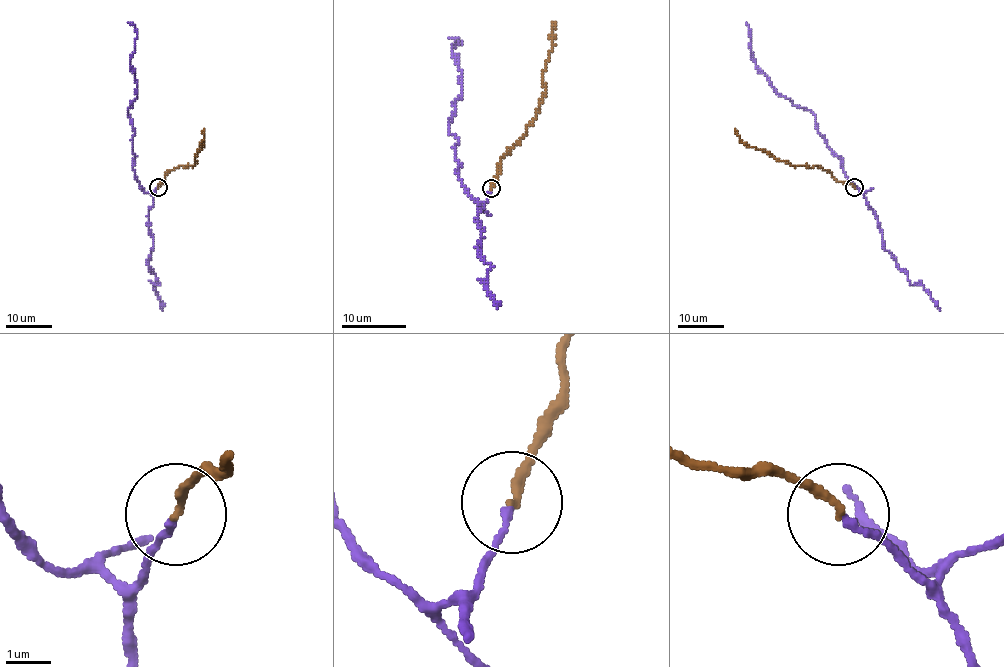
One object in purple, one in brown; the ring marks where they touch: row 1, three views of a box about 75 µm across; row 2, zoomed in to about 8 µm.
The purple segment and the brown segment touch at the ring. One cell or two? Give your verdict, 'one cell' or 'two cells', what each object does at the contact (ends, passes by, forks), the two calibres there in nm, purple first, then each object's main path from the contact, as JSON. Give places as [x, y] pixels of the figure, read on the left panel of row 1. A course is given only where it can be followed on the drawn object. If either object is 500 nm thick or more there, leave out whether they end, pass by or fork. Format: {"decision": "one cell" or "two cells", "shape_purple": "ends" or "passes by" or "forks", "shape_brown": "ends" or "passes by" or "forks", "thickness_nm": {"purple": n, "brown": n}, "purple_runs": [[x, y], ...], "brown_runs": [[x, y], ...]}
{"decision": "one cell", "shape_purple": "ends", "shape_brown": "ends", "thickness_nm": {"purple": 150, "brown": 180}, "purple_runs": [[158, 187], [155, 193], [146, 192], [133, 170], [128, 109], [138, 97], [130, 66], [136, 29], [127, 22]], "brown_runs": [[158, 187], [168, 172], [197, 161], [195, 155], [202, 146], [203, 129]]}

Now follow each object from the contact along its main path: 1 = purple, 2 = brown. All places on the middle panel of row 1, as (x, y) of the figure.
1: (491, 188), (480, 203), (456, 174), (458, 139), (450, 119), (462, 87), (451, 52), (461, 42), (448, 39)
2: (491, 188), (498, 166), (524, 135), (546, 90), (543, 71), (549, 58), (554, 21)

